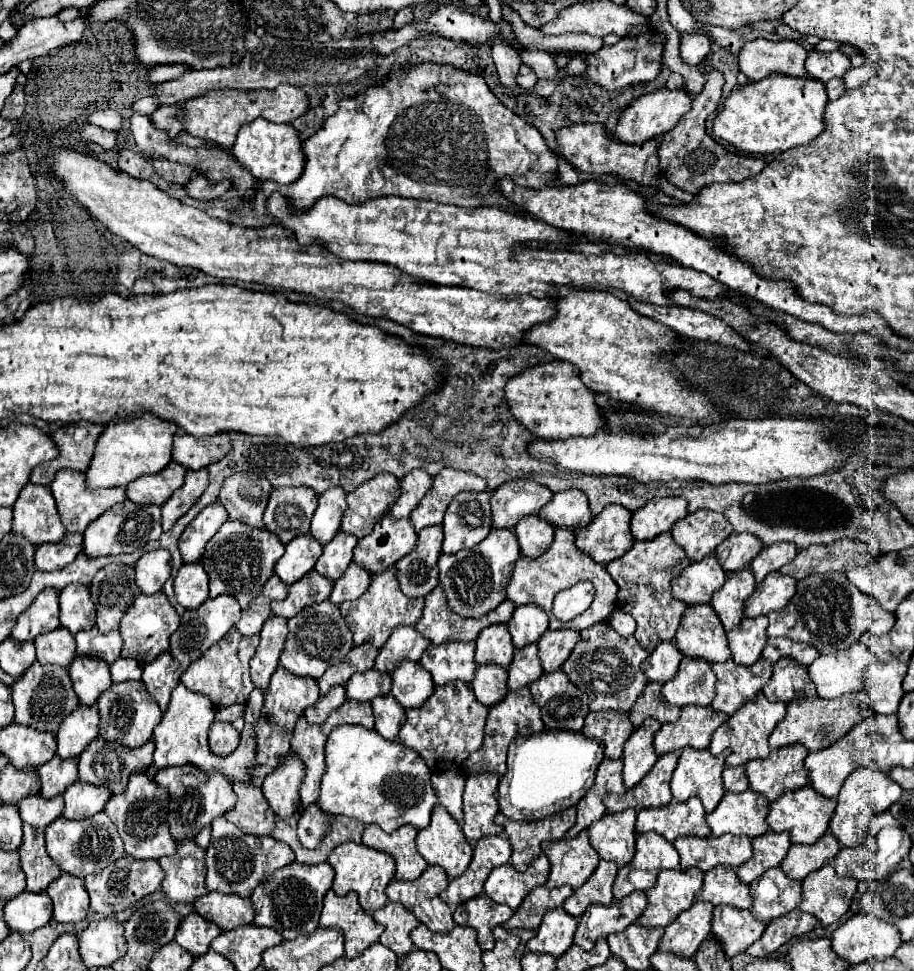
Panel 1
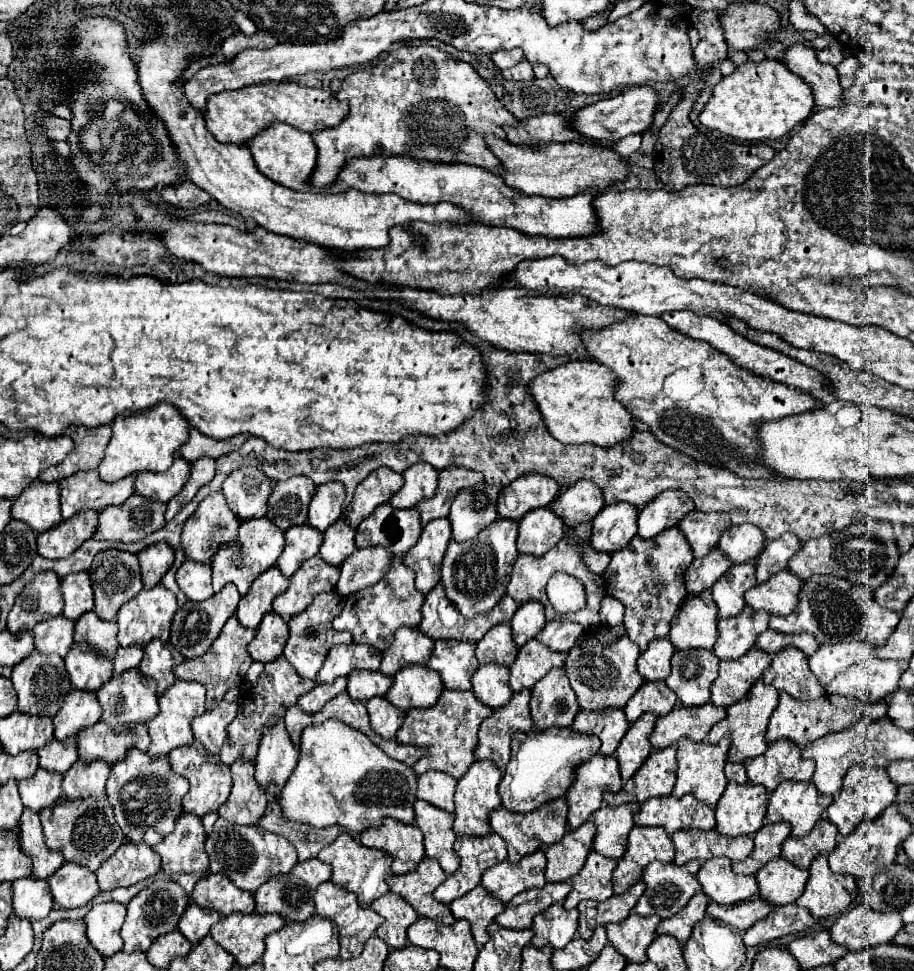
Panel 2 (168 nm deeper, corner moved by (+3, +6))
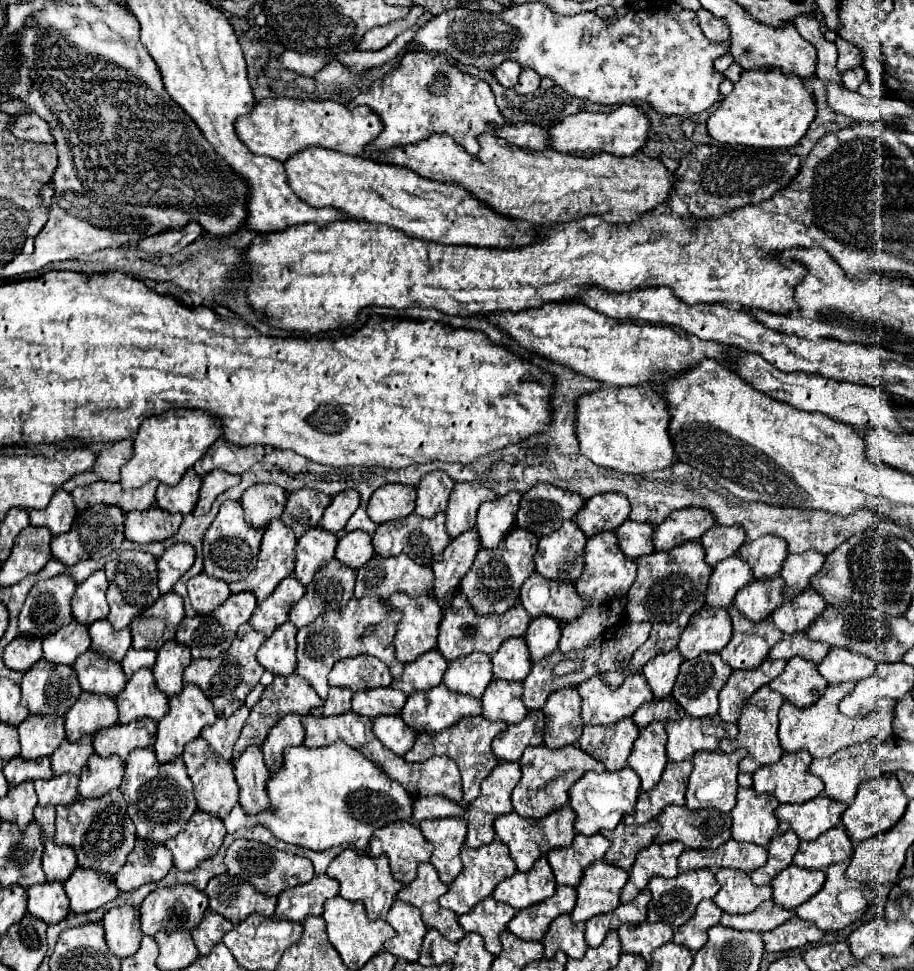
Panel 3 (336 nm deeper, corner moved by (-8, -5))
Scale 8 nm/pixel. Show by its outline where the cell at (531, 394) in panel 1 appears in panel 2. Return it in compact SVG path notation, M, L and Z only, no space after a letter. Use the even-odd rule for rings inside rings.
M570 361L534 377L528 383L528 391L552 437L566 445L594 443L612 447L614 443L628 439L634 429L634 417L614 399L614 381L616 375L596 361Z

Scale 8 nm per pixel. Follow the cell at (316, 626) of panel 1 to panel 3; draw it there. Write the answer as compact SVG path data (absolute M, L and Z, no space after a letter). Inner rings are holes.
M377 596L353 598L343 610L325 612L313 624L297 632L297 660L301 660L301 664L297 666L297 674L307 678L309 684L315 688L315 692L325 700L329 692L327 674L331 672L333 664L343 658L359 656L355 652L365 652L369 656L379 658L383 664L387 664L393 680L397 680L403 674L403 662L397 660L395 646L393 646L393 638L399 622L401 622L401 612L395 608L389 608L387 600ZM371 626L375 626L375 630L367 632L367 628Z

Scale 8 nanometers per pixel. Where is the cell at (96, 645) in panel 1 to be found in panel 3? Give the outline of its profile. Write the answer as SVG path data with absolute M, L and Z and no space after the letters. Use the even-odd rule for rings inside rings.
M107 620L93 622L89 626L89 636L91 636L91 650L95 650L115 662L121 662L131 646L129 628L115 630Z

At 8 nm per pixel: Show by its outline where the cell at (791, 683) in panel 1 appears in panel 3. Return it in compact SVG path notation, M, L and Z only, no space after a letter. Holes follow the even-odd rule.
M795 656L787 662L783 674L779 674L775 680L771 680L769 686L775 692L783 694L783 698L787 702L791 702L793 706L807 708L819 700L819 696L827 688L827 682L817 672L815 662Z

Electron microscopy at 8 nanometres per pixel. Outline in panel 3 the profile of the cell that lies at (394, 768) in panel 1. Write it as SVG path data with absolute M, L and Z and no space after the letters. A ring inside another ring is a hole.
M341 740L327 748L285 748L283 764L277 772L271 772L265 790L269 796L267 810L251 816L237 804L231 814L223 818L229 834L237 828L265 826L275 838L315 852L339 844L363 850L377 828L411 818L413 800L403 786L387 780L371 760L361 752L347 748Z

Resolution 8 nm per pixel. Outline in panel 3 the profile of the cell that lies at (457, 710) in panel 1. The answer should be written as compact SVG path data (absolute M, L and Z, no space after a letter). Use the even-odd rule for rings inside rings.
M473 716L471 720L461 720L459 724L447 728L443 732L437 732L437 734L429 734L429 732L417 734L415 746L403 758L405 758L405 762L425 762L433 756L451 758L459 766L461 776L463 776L463 800L467 804L471 804L479 796L479 786L481 786L483 778L487 778L489 772L499 764L499 760L495 758L495 754L491 750L491 742L505 728L507 728L507 724L503 724L503 722L493 722L483 716Z

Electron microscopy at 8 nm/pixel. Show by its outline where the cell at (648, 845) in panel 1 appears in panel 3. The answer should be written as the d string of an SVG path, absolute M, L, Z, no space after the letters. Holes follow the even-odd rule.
M673 842L673 844L651 844L649 848L641 850L635 858L635 864L629 872L629 880L621 890L621 902L633 900L653 876L663 876L663 878L675 878L679 874L677 868L677 858L685 850L683 844Z

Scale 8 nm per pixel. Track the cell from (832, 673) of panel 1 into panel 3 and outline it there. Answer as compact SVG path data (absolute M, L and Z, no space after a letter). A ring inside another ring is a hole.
M829 650L825 660L817 664L817 672L829 684L839 684L849 680L857 682L875 672L875 662L867 660L867 656L859 656L847 650Z

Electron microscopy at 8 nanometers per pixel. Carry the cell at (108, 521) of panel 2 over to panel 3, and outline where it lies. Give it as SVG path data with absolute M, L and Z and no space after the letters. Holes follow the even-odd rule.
M151 506L143 512L129 512L125 516L125 538L139 544L161 542L179 530L181 520L181 514L169 514L159 506Z

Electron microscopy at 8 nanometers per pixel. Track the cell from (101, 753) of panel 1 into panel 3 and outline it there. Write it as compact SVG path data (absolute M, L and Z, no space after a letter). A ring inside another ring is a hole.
M139 718L129 724L113 724L93 734L95 752L103 758L117 754L121 760L135 748L151 748L155 744L157 724L151 718Z

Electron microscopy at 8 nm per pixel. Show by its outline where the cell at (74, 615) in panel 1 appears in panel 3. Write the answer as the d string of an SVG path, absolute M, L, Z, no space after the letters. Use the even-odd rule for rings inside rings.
M97 570L85 582L81 582L73 594L73 618L85 626L105 618L109 614L109 604L105 598L107 588L109 582L105 578L105 570Z

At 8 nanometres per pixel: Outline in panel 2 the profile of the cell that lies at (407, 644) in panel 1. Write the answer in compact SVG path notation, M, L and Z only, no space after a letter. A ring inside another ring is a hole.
M400 627L394 633L394 641L386 651L382 651L382 663L380 671L384 675L394 675L398 669L418 663L426 665L426 659L430 657L430 651L434 647L434 641L424 635L416 627Z

